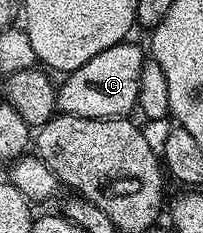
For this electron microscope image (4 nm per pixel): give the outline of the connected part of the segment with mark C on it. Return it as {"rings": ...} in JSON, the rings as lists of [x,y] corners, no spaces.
{"rings":[[[123,42],[100,50],[96,58],[88,58],[75,72],[65,73],[63,84],[57,85],[57,111],[63,116],[79,116],[85,120],[116,120],[131,115],[142,92],[142,48]]]}

